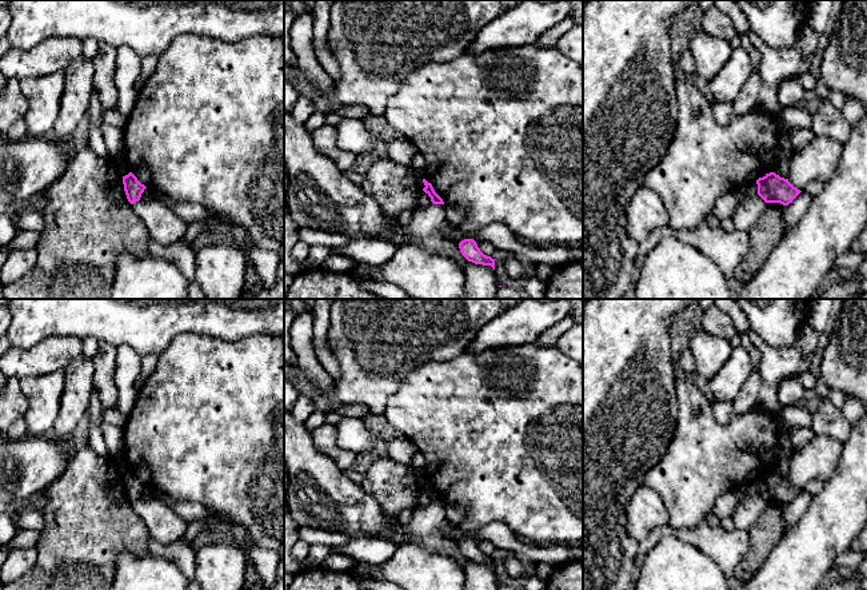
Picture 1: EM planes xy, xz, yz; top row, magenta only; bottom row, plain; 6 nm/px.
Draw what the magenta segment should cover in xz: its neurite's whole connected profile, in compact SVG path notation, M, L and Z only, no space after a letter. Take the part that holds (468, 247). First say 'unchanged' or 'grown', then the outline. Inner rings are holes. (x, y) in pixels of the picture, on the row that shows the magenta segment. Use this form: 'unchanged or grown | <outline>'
unchanged | M464 239L459 243L462 255L475 264L491 266L495 270L495 260L484 255L474 239Z

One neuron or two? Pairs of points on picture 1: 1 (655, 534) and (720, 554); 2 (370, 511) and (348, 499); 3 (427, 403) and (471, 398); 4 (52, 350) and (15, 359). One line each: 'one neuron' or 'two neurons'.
1: one neuron
2: one neuron
3: one neuron
4: one neuron

